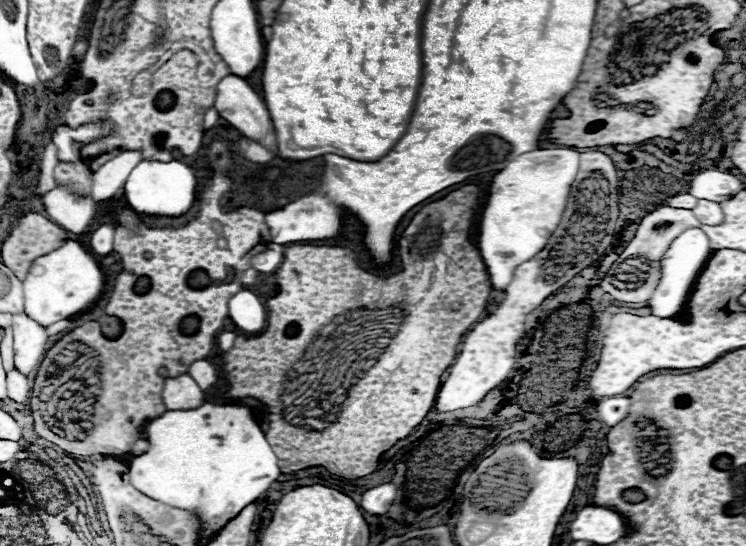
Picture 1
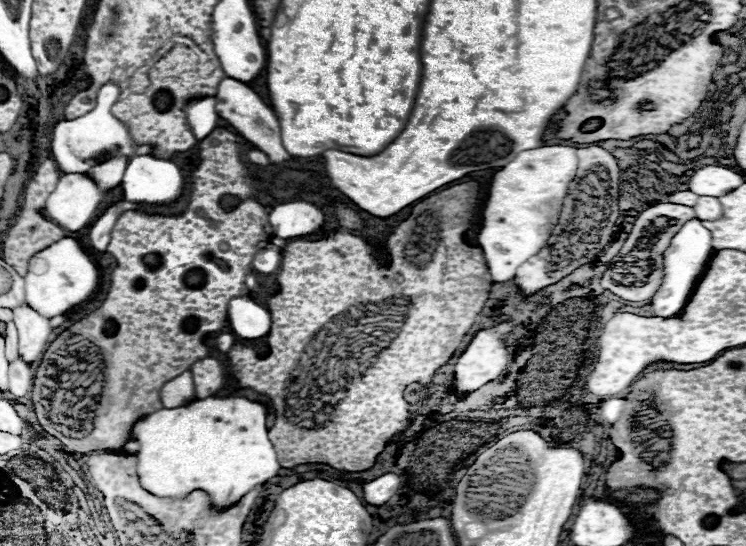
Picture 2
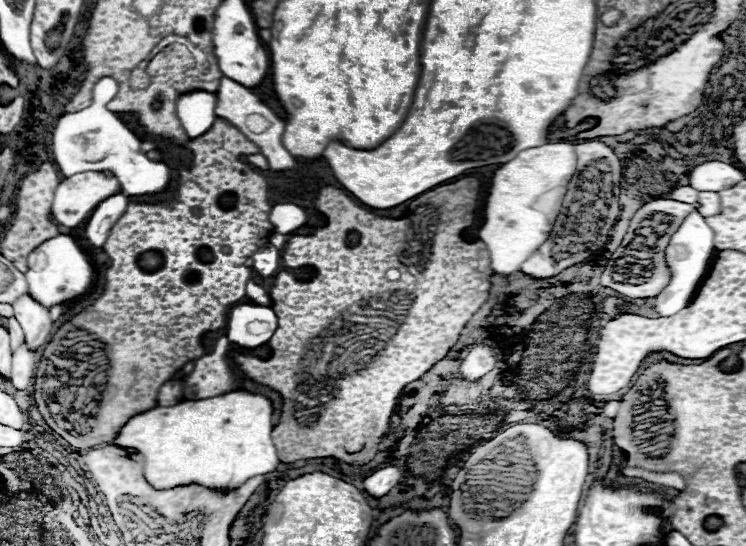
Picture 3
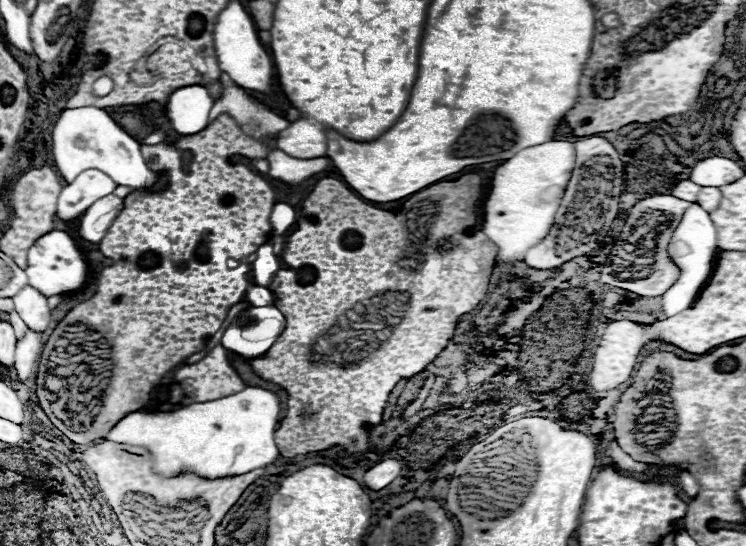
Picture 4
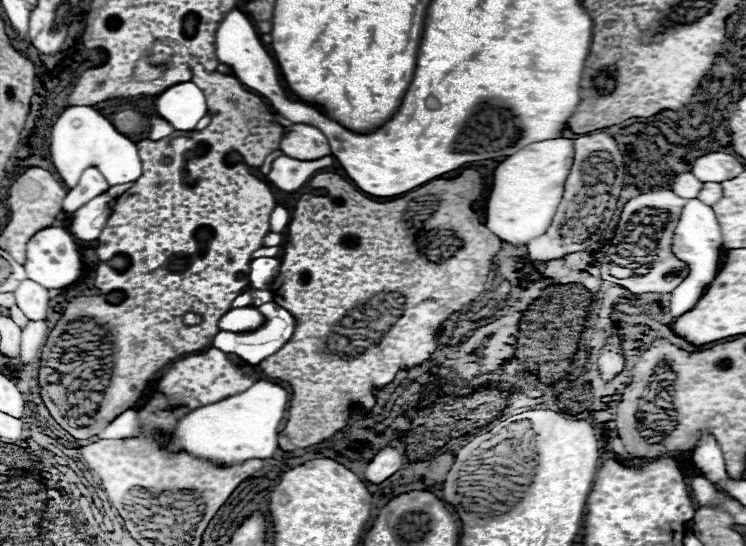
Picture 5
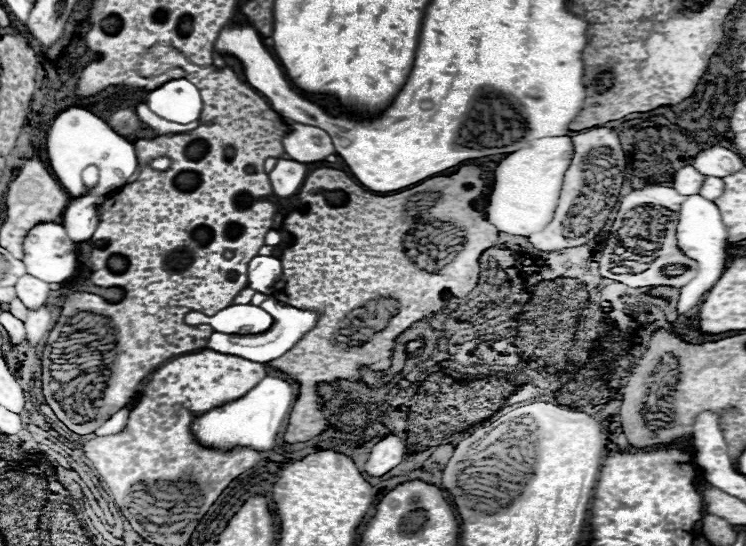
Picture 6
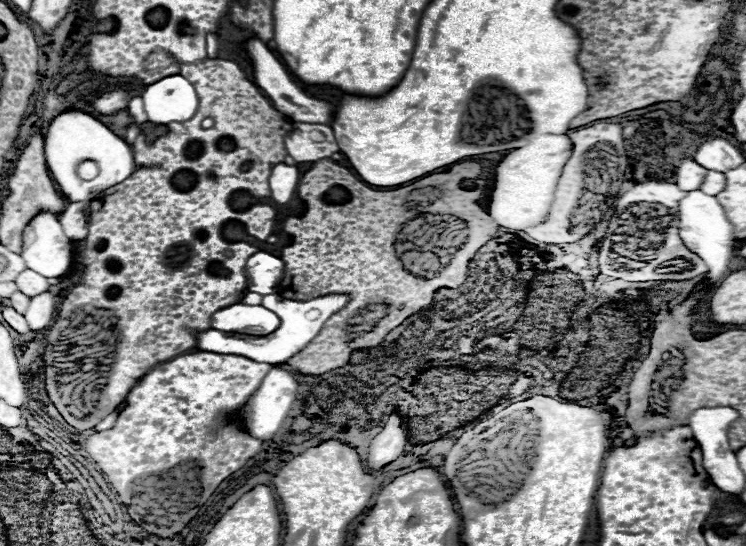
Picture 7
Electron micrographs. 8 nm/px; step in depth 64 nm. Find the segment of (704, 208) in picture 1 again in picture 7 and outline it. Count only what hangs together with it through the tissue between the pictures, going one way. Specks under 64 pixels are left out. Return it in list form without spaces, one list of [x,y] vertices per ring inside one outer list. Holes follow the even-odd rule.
[[[708,172],[706,174],[706,180],[704,180],[704,184],[702,184],[700,190],[704,194],[708,194],[708,196],[716,196],[716,194],[720,194],[724,190],[724,184],[726,184],[724,178],[726,176],[720,174],[720,172]]]

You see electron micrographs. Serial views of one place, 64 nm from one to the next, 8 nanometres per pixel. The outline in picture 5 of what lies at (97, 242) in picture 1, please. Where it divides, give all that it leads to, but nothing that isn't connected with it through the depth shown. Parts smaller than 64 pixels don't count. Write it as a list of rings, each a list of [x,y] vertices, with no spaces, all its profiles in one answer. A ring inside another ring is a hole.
[[[102,194],[94,200],[90,200],[90,204],[82,206],[78,212],[72,214],[72,224],[70,224],[70,232],[86,242],[98,240],[102,228],[106,226],[110,214],[112,214],[112,204],[116,198]]]

